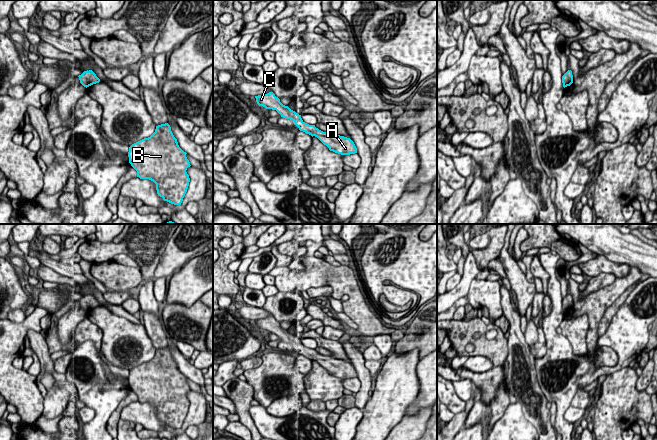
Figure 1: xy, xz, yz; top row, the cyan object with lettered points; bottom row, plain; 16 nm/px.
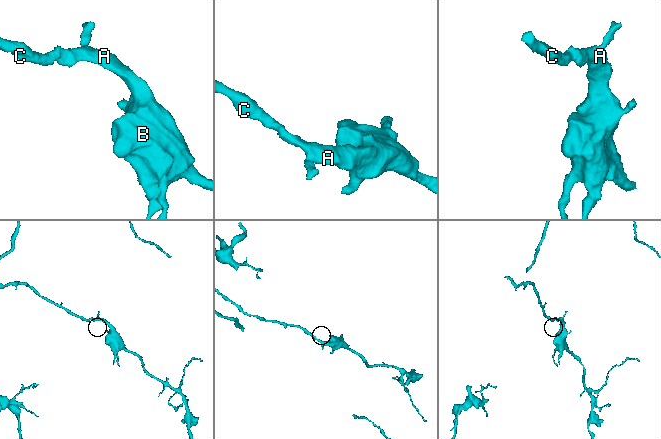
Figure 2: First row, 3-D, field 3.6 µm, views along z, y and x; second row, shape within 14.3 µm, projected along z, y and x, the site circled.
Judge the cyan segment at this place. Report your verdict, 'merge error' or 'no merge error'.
no merge error

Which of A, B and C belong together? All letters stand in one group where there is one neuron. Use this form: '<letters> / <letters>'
A B C

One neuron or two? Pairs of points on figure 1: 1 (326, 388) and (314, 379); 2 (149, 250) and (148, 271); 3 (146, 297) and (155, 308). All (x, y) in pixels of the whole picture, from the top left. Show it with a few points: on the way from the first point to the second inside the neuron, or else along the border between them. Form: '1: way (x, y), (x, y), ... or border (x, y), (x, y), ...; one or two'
1: way (323, 386), (317, 382); one
2: way (148, 255), (148, 266); one
3: way (147, 300), (152, 305); one

